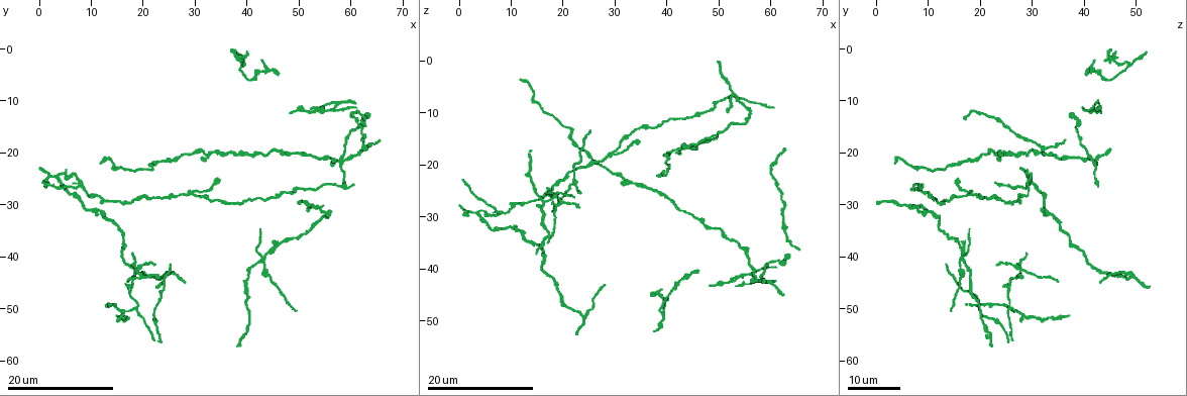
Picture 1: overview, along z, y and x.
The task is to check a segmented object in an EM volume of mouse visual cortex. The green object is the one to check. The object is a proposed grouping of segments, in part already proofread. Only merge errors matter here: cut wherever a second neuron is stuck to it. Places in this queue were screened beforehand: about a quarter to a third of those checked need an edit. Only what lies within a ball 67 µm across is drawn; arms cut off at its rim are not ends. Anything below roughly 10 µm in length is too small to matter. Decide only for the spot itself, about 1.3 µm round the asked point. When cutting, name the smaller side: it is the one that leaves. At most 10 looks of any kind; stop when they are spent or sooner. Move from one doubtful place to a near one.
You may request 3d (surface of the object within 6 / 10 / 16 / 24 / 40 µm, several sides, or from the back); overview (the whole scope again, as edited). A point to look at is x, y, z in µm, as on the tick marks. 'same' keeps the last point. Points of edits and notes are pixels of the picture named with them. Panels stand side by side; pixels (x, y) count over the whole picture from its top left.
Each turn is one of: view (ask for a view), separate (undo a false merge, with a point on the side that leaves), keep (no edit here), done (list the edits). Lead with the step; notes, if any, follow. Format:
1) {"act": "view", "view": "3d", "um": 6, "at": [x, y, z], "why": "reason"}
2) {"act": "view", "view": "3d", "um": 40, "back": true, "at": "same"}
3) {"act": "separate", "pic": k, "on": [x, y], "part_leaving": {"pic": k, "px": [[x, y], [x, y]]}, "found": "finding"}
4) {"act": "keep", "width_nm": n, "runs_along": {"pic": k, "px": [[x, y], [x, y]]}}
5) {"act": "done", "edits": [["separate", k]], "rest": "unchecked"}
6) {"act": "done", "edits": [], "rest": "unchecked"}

{"act": "view", "view": "3d", "um": 24, "at": [18.5, 50.0, 26.0]}

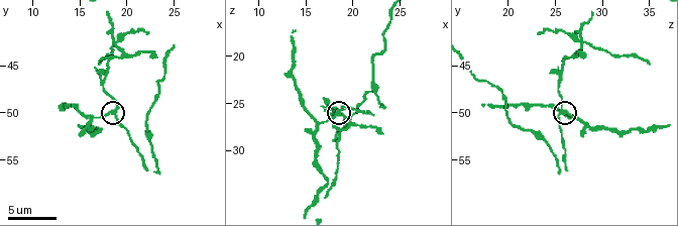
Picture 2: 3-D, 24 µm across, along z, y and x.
{"act": "view", "view": "3d", "um": 10, "at": [18.4, 49.8, 25.8]}

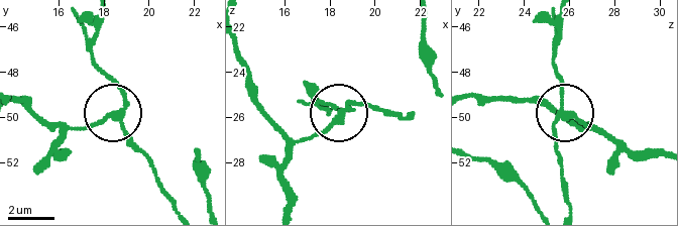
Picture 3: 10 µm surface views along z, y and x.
{"act": "separate", "pic": 3, "on": [138, 145], "part_leaving": {"pic": 3, "px": [[557, 114], [551, 130], [567, 205]]}, "found": "two neurons meet here"}

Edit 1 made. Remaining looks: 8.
{"act": "view", "view": "3d", "um": 16, "at": [22.0, 23.0, 13.0], "why": "thick turns thin"}

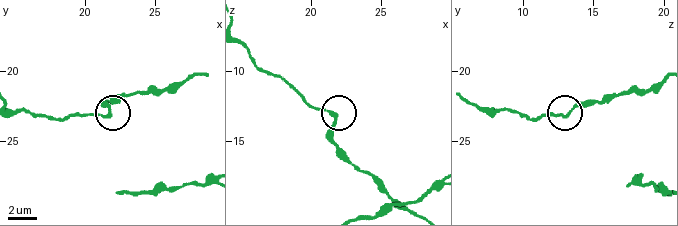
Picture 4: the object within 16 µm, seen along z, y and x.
{"act": "view", "view": "3d", "um": 6, "at": [21.6, 23.2, 13.4]}

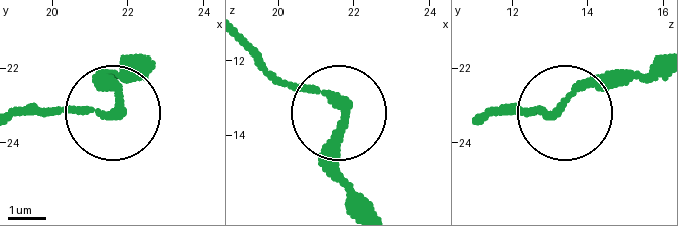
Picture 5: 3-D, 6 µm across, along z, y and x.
{"act": "keep", "found": "continuous, no second neuron"}

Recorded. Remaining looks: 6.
{"act": "view", "view": "3d", "um": 16, "at": [43.0, 40.5, 16.0], "why": "four or more arms meet"}

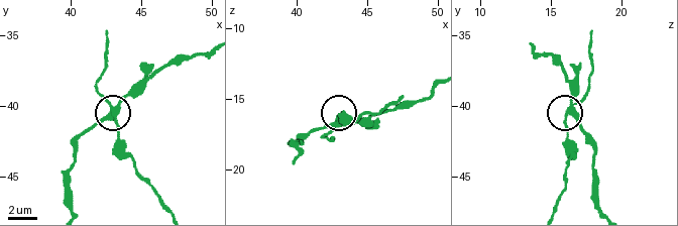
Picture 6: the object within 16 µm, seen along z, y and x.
{"act": "view", "view": "3d", "um": 6, "at": [43.2, 40.6, 16.4], "why": "closer look"}

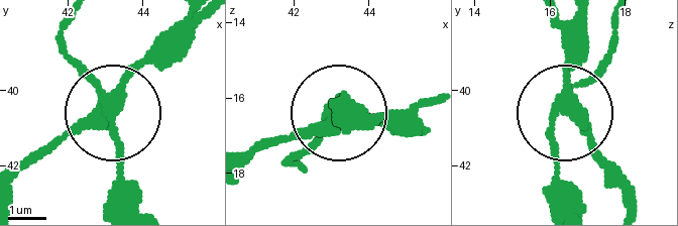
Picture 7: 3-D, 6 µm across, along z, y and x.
{"act": "separate", "pic": 7, "on": [122, 157], "width_nm": 320, "part_leaving": {"pic": 7, "px": [[105, 105], [128, 208]]}, "found": "a second neuron is stuck on"}

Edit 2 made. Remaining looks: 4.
{"act": "view", "view": "3d", "um": 16, "at": [58.5, 20.5, 41.5], "why": "calibre changes"}

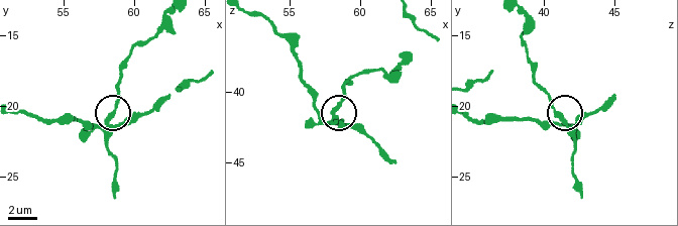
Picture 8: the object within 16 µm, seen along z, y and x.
{"act": "view", "view": "3d", "um": 6, "at": [58.2, 20.8, 41.2], "why": "closer look"}

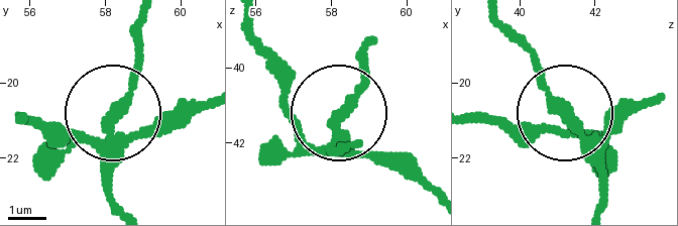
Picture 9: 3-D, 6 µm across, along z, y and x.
{"act": "separate", "pic": 9, "on": [116, 103], "part_leaving": {"pic": 9, "px": [[109, 144], [112, 105], [138, 67], [141, 18]]}, "found": "a second neuron is stuck on"}

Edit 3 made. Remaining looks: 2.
{"act": "done", "edits": [["separate", 3], ["separate", 7], ["separate", 9]], "rest": "unchecked"}

